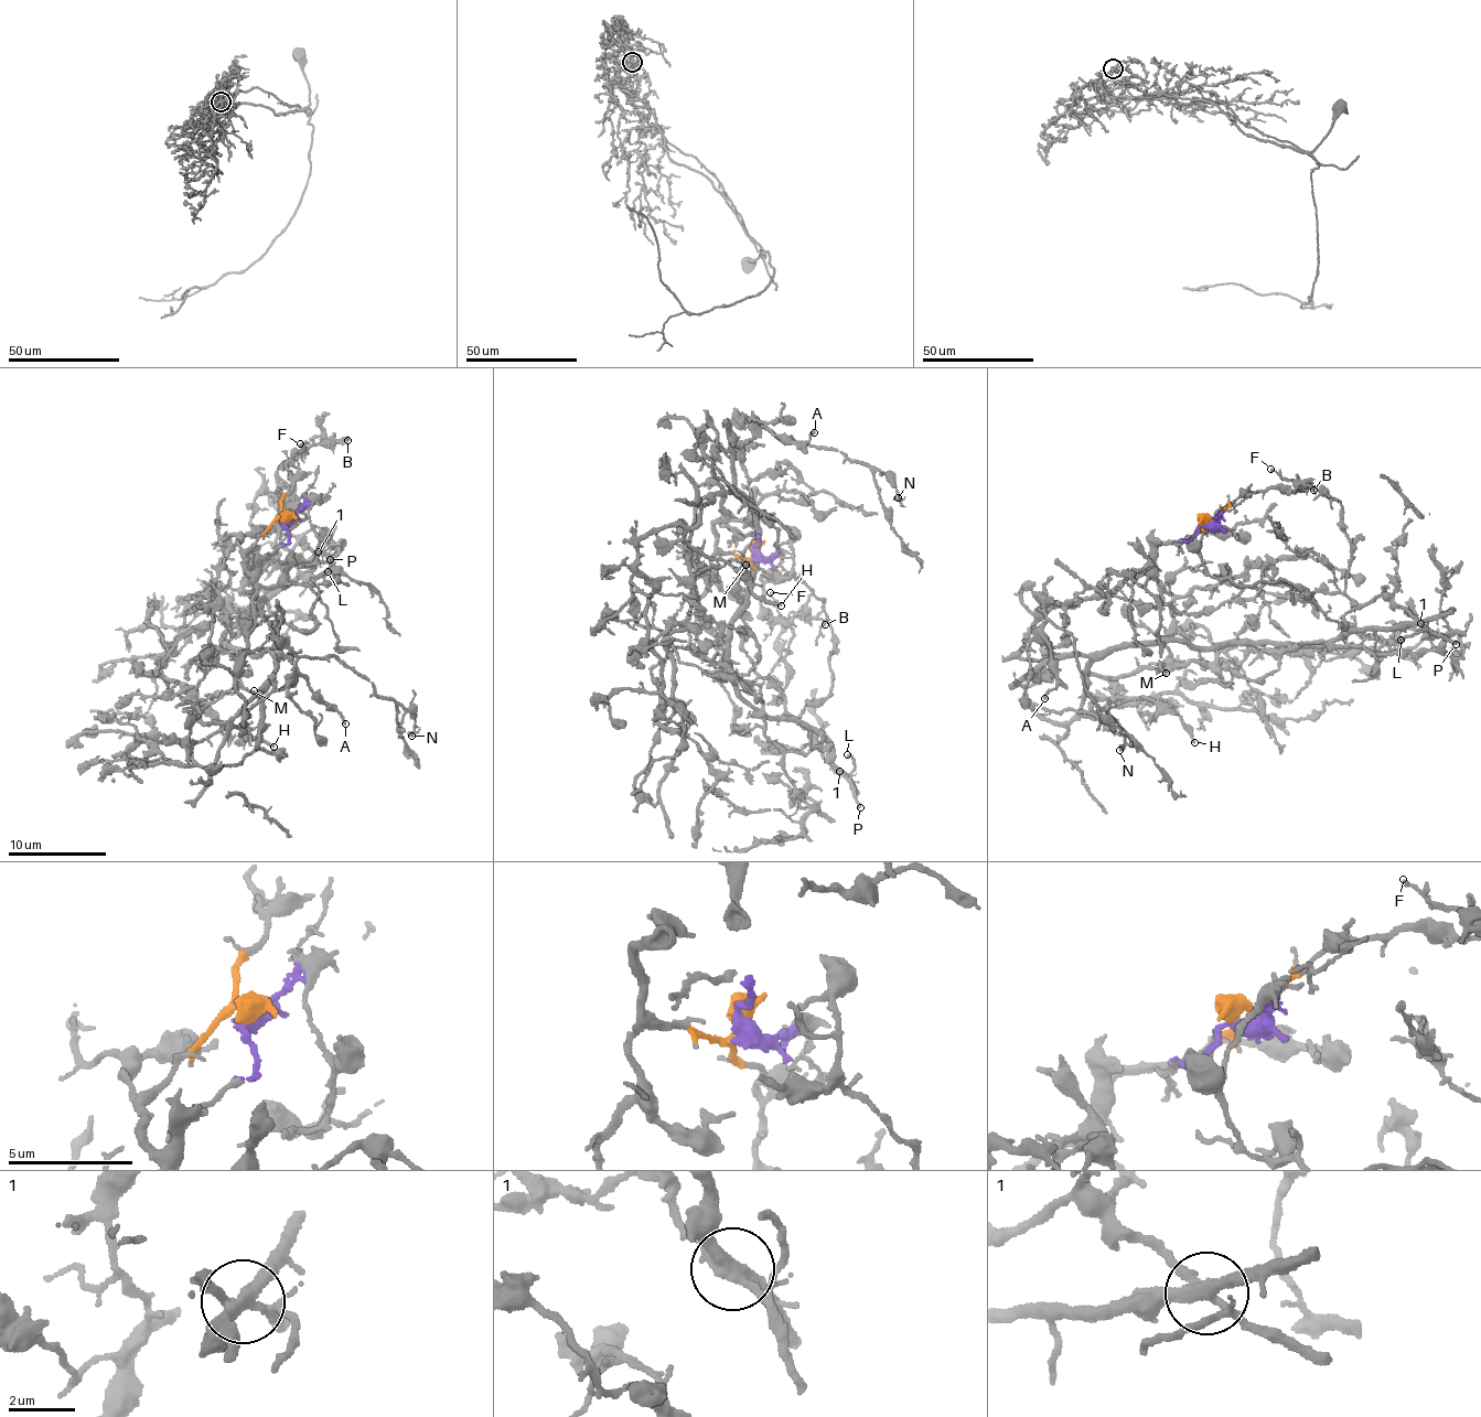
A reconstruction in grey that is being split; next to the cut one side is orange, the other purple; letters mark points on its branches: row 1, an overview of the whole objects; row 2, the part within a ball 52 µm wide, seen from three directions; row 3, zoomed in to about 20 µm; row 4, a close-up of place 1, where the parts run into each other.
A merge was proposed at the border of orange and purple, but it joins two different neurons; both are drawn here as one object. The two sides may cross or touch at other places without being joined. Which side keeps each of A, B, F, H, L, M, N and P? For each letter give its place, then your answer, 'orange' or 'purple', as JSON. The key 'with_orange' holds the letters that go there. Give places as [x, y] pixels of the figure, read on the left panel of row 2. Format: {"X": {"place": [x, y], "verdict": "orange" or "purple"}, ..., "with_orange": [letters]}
{"A": {"place": [345, 723], "verdict": "orange"}, "B": {"place": [347, 440], "verdict": "purple"}, "F": {"place": [300, 443], "verdict": "purple"}, "H": {"place": [274, 747], "verdict": "orange"}, "L": {"place": [328, 571], "verdict": "purple"}, "M": {"place": [254, 690], "verdict": "orange"}, "N": {"place": [411, 736], "verdict": "orange"}, "P": {"place": [330, 559], "verdict": "purple"}, "with_orange": ["A", "H", "M", "N"]}

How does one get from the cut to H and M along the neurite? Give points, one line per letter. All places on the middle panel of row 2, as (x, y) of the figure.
H: (754, 550), (716, 546), (723, 491), (699, 431), (712, 425), (733, 484), (685, 535), (782, 604)
M: (754, 550), (716, 546), (712, 425), (733, 481), (696, 510), (688, 559), (695, 575), (747, 565)

